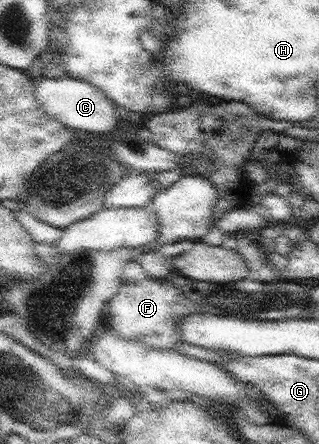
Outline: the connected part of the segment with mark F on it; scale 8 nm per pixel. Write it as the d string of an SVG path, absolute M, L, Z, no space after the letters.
M130 262L126 264L123 273L122 287L110 301L110 309L107 310L107 327L104 328L104 331L119 334L122 340L143 342L145 346L149 346L152 350L174 350L175 344L183 342L182 333L177 327L179 320L183 316L190 316L197 312L200 312L198 304L190 302L172 279L151 277L144 272L144 268L142 268L139 262Z

